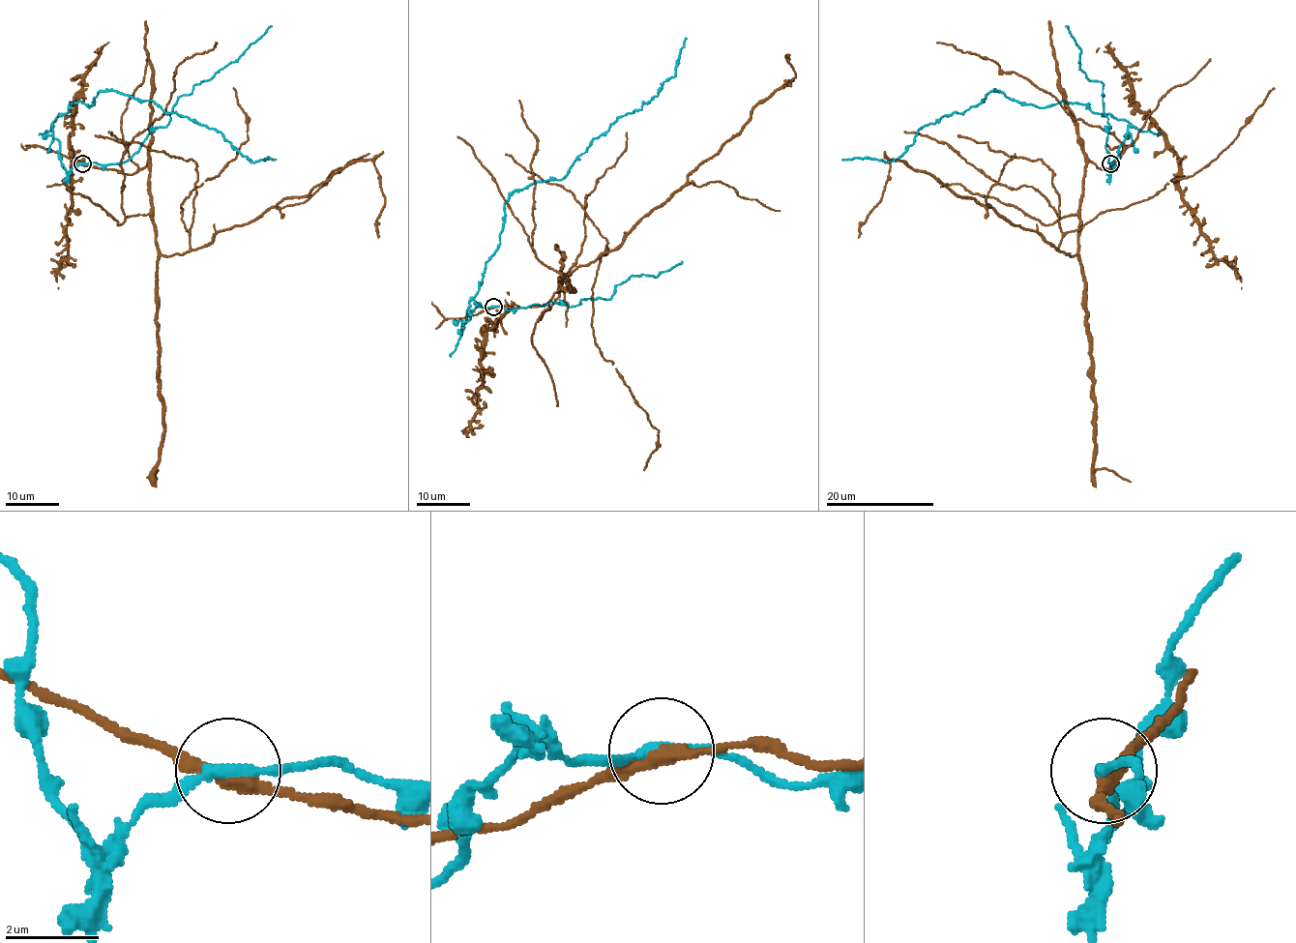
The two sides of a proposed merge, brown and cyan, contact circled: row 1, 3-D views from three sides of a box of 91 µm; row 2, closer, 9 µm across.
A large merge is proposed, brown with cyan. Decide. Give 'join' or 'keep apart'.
keep apart

